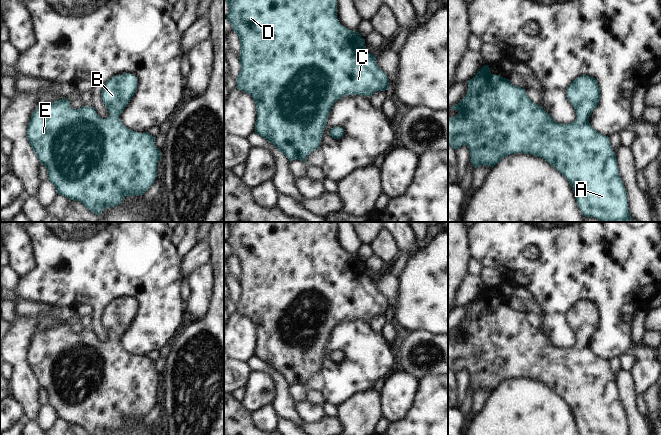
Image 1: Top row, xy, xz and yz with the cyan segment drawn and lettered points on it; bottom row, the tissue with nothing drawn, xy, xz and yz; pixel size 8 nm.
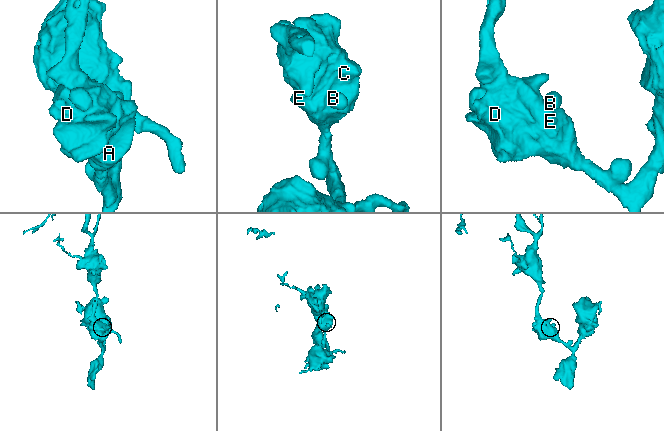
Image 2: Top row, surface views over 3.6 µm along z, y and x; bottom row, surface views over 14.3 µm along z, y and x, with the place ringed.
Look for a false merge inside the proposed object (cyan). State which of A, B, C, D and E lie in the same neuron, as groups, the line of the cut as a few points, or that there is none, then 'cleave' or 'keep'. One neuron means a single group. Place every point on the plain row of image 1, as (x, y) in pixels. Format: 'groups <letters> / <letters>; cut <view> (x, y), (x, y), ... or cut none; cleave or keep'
groups A B C D E; cut none; keep

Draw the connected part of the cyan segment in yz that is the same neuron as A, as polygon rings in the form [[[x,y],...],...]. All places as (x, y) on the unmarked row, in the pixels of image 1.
[[[489,289],[479,293],[467,308],[467,319],[451,333],[458,334],[459,338],[448,341],[448,369],[455,374],[466,369],[471,380],[470,386],[475,392],[483,389],[493,392],[502,382],[516,377],[542,381],[567,403],[581,435],[629,435],[627,416],[619,400],[616,379],[611,372],[609,361],[598,357],[589,347],[589,341],[601,321],[599,309],[594,301],[578,301],[567,312],[567,322],[577,338],[577,343],[570,348],[554,345],[540,329],[527,320],[525,313],[514,310],[509,303],[500,299],[493,299]]]

